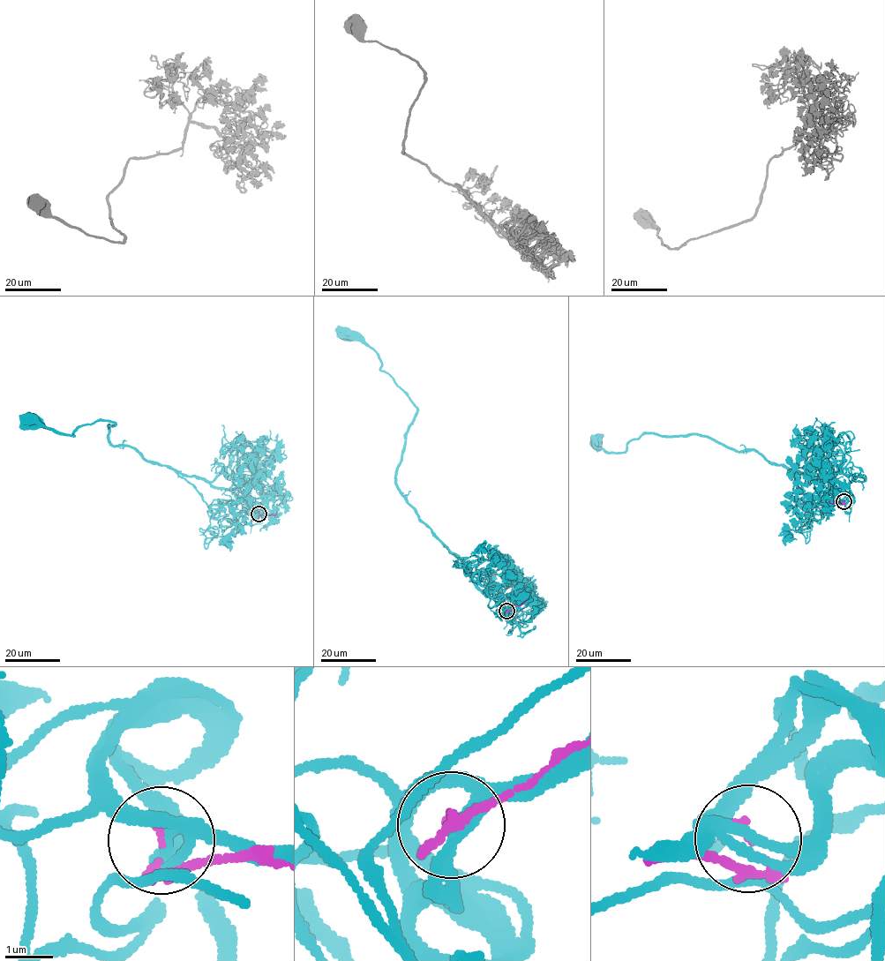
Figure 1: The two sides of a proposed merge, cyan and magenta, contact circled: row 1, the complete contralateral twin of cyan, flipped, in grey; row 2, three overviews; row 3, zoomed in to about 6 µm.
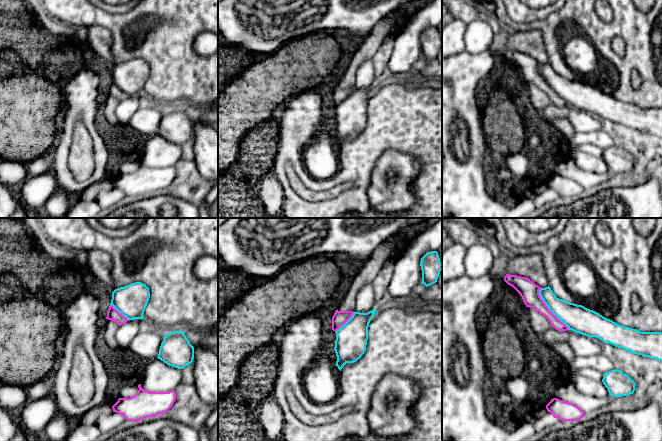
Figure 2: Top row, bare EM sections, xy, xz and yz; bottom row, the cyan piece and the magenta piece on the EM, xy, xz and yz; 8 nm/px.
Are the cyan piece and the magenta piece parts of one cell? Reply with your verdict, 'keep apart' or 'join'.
keep apart

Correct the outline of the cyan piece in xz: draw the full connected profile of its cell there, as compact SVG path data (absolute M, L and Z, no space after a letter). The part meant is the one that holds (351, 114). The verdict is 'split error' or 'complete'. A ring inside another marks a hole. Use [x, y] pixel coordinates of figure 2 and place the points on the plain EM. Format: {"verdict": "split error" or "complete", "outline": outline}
{"verdict": "complete", "outline": "M377 86L367 89L354 88L352 93L336 109L336 142L341 147L346 139L354 139L365 129L368 116L368 103Z"}

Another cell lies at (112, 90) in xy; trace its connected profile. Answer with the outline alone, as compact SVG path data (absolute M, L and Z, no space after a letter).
M111 81L109 82L106 95L116 98L119 102L128 97L126 93L124 93Z

